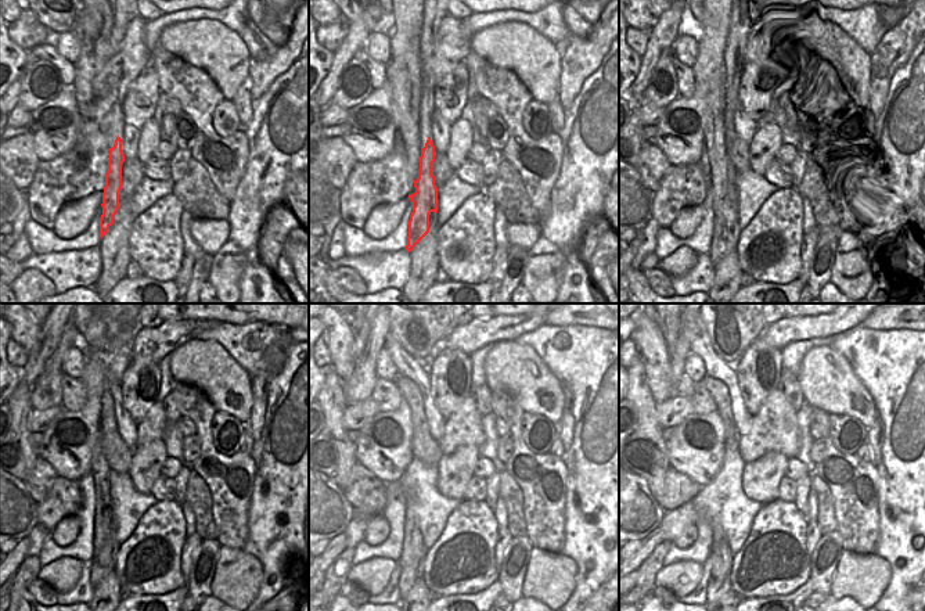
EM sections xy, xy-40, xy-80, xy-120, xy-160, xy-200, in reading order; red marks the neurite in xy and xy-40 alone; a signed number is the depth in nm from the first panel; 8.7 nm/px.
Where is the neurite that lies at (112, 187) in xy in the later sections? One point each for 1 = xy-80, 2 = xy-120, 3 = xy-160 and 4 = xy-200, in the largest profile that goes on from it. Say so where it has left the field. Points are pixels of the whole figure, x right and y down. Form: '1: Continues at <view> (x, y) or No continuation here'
1: Continues at xy-80 (726, 229)
2: Continues at xy-120 (104, 545)
3: Continues at xy-160 (411, 561)
4: Continues at xy-200 (723, 560).

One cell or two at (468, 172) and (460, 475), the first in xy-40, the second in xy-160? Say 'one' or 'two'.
two

